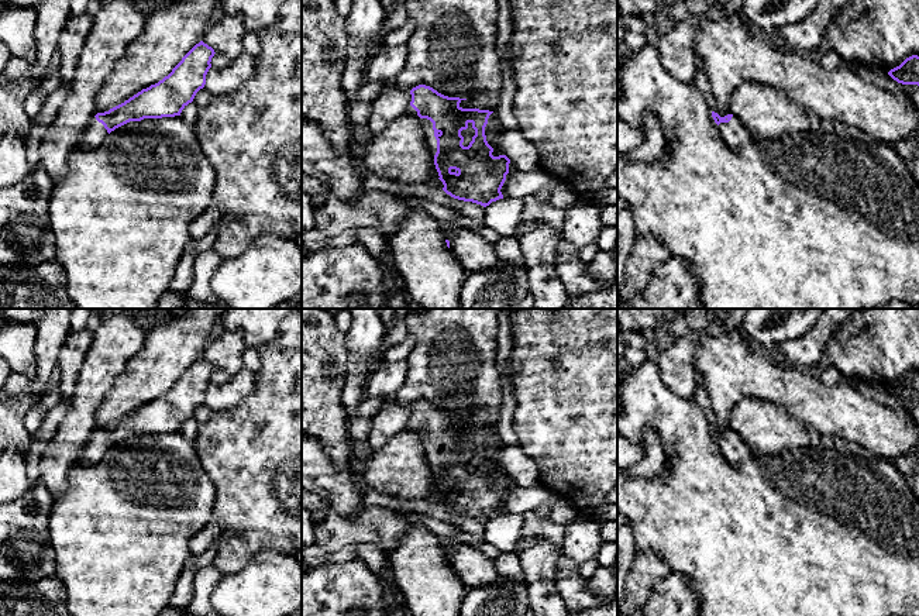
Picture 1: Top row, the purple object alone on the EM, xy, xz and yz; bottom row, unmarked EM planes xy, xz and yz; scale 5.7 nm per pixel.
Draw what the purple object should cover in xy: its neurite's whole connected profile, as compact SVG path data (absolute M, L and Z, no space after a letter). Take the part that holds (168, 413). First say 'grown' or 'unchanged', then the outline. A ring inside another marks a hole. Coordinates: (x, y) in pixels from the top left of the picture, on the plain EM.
grown; M203 357L196 359L162 396L109 427L97 429L75 464L94 464L111 447L130 437L180 431L196 409L204 403L214 369L214 365Z

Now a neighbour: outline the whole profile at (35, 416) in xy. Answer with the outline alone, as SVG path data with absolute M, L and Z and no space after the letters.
M48 389L39 402L27 413L25 427L28 433L34 437L42 424L47 413L61 402L58 389Z

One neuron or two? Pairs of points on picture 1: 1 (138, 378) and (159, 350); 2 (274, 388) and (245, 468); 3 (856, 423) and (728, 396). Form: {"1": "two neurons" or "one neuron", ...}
{"1": "one neuron", "2": "one neuron", "3": "one neuron"}

